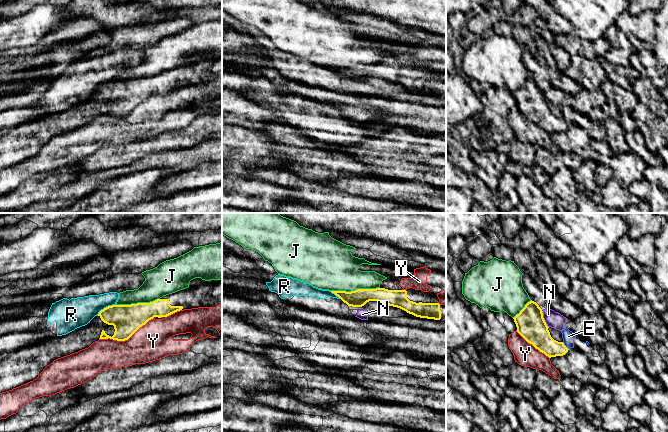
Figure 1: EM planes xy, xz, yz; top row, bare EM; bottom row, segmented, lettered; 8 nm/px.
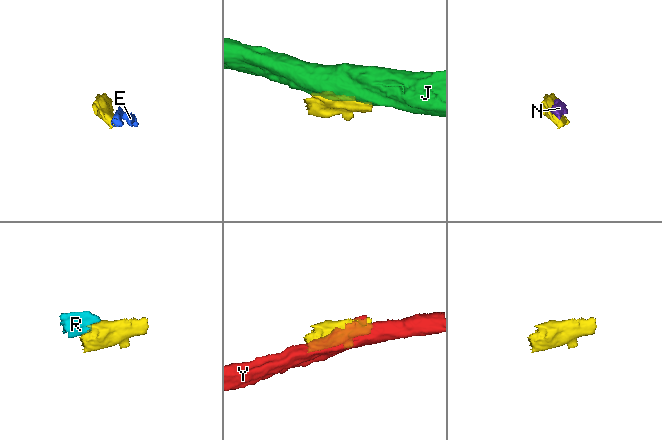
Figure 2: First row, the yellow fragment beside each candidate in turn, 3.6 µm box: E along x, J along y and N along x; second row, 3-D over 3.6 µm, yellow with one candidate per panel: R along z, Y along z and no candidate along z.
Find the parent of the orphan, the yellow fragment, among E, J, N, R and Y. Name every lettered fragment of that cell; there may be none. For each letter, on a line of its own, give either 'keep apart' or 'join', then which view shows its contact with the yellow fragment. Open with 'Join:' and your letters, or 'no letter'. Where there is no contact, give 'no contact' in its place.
Join: no letter
E: keep apart | yz
J: keep apart | xz
N: keep apart | yz
R: keep apart | xy
Y: keep apart | xy

